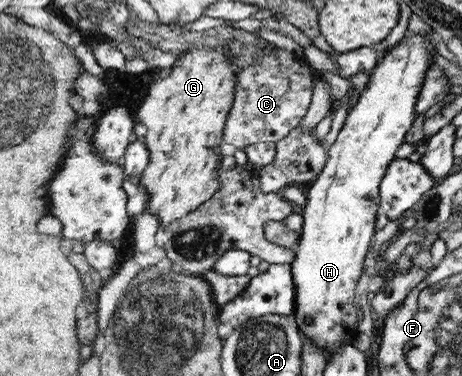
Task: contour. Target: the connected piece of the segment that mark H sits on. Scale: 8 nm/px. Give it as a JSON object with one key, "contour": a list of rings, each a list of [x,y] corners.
{"contour":[[[407,33],[399,43],[393,47],[387,49],[387,53],[380,58],[380,61],[376,64],[376,67],[371,70],[370,82],[362,93],[357,95],[355,106],[347,113],[347,118],[335,142],[332,145],[327,146],[327,162],[323,167],[323,170],[317,175],[317,178],[311,182],[311,187],[307,192],[306,203],[300,211],[303,212],[304,220],[302,232],[300,233],[300,239],[295,245],[295,260],[291,262],[291,275],[293,275],[293,283],[295,283],[295,318],[297,319],[297,325],[300,326],[301,331],[305,333],[307,339],[311,339],[315,345],[323,347],[325,349],[325,357],[330,358],[331,354],[339,350],[339,345],[343,341],[347,341],[349,334],[351,334],[351,326],[357,322],[357,310],[353,306],[353,294],[355,294],[355,286],[363,274],[363,262],[365,262],[365,254],[371,246],[371,240],[373,240],[373,232],[375,232],[375,212],[379,210],[379,184],[384,180],[385,172],[389,169],[393,158],[395,158],[395,152],[397,148],[403,144],[403,140],[407,137],[407,132],[412,128],[413,121],[416,120],[416,105],[417,99],[420,98],[422,92],[423,81],[425,81],[427,70],[429,66],[435,62],[435,56],[431,55],[431,52],[435,52],[433,42],[429,37],[425,37],[421,34]]]}

